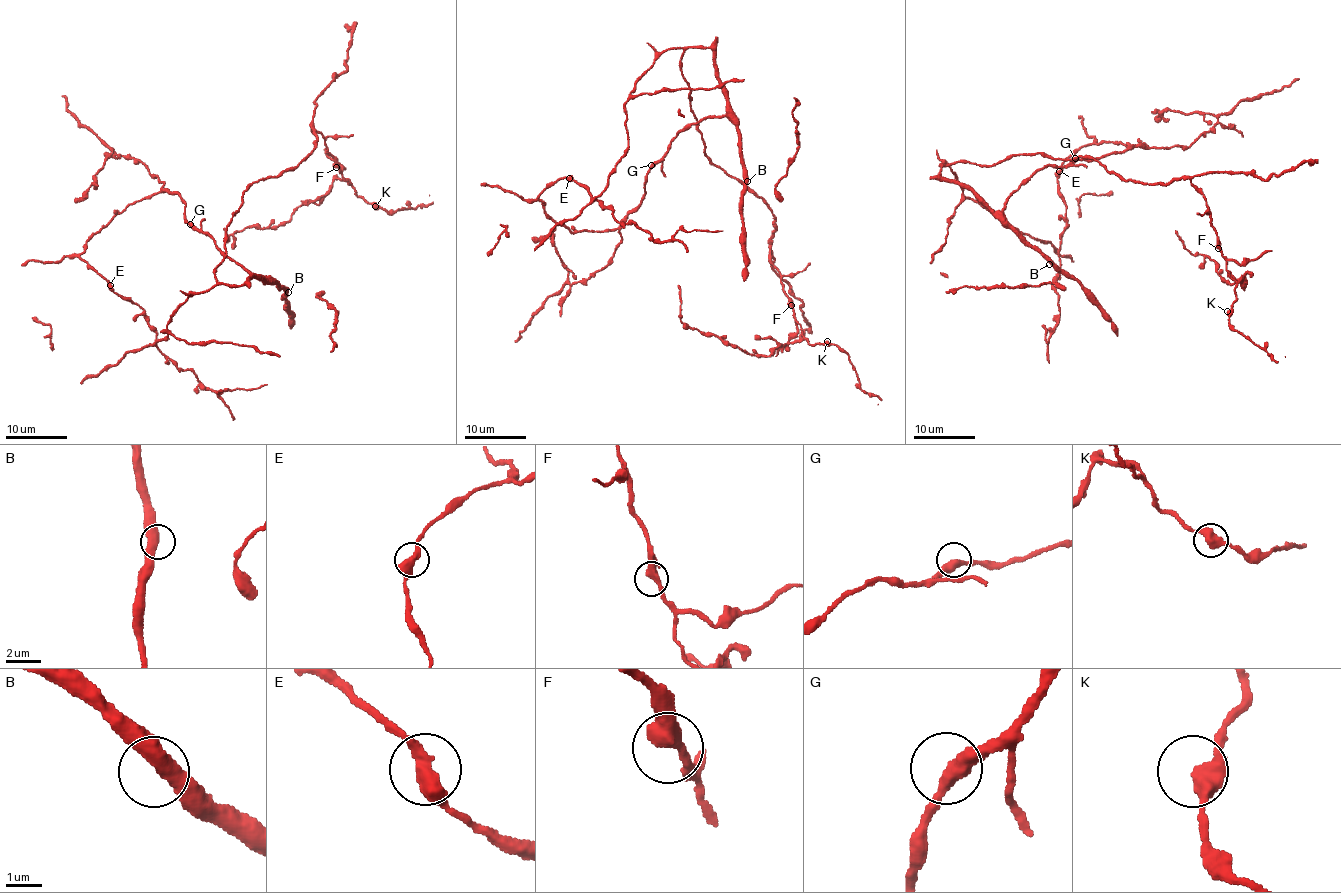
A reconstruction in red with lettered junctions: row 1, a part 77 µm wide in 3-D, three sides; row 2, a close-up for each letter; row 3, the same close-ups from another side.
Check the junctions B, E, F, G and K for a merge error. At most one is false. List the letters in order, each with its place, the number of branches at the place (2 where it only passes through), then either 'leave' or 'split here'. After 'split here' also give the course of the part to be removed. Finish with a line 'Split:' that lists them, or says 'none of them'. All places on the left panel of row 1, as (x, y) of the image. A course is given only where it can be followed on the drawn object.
B: place (288, 292); branches 2; leave
E: place (110, 285); branches 2; leave
F: place (336, 167); branches 2; leave
G: place (190, 224); branches 2; leave
K: place (375, 206); branches 2; leave
Split: none of them

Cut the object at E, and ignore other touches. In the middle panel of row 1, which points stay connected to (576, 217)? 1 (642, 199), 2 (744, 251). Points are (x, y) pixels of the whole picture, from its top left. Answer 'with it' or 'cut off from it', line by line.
1: with it
2: with it

